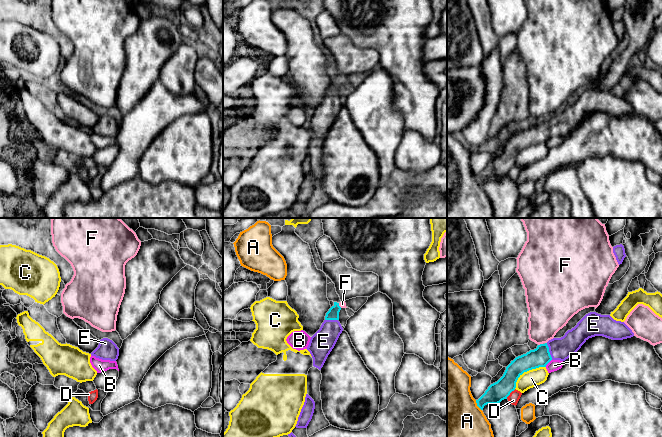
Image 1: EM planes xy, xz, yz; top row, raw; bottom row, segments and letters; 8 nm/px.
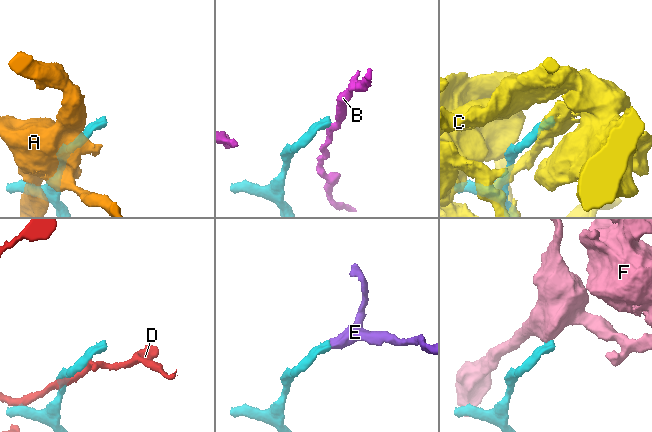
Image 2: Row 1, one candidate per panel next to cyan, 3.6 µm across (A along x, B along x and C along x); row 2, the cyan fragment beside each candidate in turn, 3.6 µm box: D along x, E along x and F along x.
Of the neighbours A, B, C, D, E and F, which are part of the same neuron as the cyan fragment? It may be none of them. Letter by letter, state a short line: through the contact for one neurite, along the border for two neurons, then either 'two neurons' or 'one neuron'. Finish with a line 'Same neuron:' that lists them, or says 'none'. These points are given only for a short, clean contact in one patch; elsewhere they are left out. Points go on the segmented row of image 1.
A: two neurons
B: line yz (551, 359), (545, 366); two neurons
C: two neurons
D: two neurons
E: line yz (540, 357), (548, 351), (562, 348); one neuron
F: line yz (542, 343), (538, 345); two neurons
Same neuron: E

